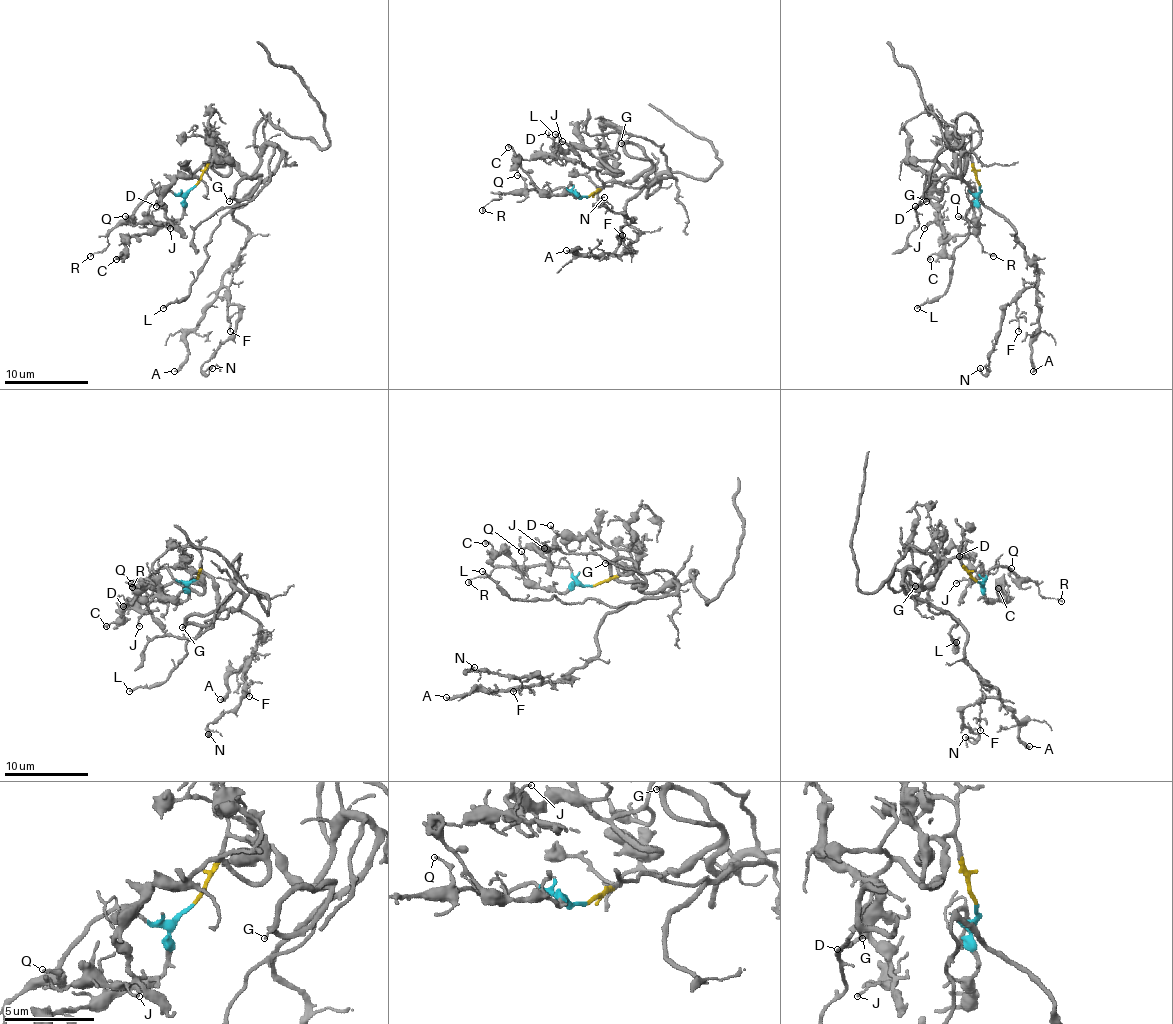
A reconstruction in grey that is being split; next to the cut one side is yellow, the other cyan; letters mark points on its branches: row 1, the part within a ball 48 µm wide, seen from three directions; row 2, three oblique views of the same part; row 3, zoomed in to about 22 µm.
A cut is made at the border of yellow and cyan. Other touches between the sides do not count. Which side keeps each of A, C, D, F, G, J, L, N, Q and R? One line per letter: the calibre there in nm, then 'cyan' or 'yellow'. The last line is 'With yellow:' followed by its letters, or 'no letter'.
A: 240 nm | yellow
C: 150 nm | cyan
D: 140 nm | yellow
F: 120 nm | yellow
G: 180 nm | yellow
J: 110 nm | yellow
L: 160 nm | yellow
N: 100 nm | yellow
Q: 130 nm | cyan
R: 120 nm | cyan
With yellow: A, D, F, G, J, L, N

